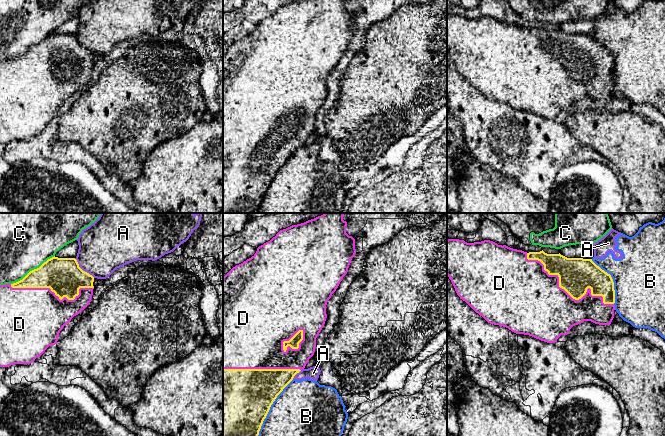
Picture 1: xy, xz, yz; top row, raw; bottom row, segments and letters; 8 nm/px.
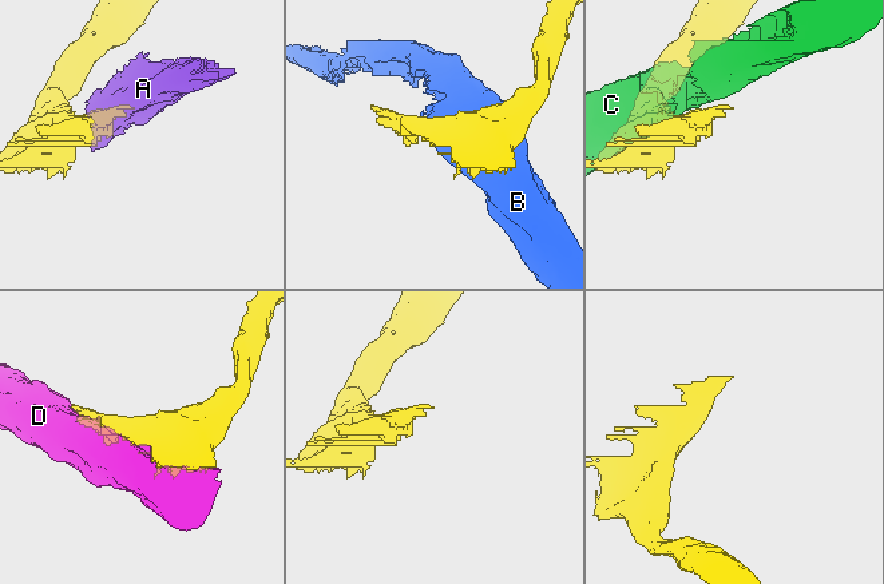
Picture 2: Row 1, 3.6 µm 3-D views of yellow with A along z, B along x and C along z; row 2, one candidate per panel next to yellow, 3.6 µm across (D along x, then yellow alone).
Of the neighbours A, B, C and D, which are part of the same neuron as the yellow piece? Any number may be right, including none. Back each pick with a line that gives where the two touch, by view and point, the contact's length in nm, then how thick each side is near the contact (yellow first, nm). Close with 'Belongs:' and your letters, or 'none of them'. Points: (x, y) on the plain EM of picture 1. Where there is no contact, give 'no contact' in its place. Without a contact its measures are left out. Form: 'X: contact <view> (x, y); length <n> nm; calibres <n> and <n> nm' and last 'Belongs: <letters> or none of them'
D: contact yz (567, 68); length 800 nm; calibres 280 and 460 nm
Belongs: D

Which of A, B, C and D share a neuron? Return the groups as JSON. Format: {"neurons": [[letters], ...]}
{"neurons": [["A", "B"], ["C"], ["D"]]}

